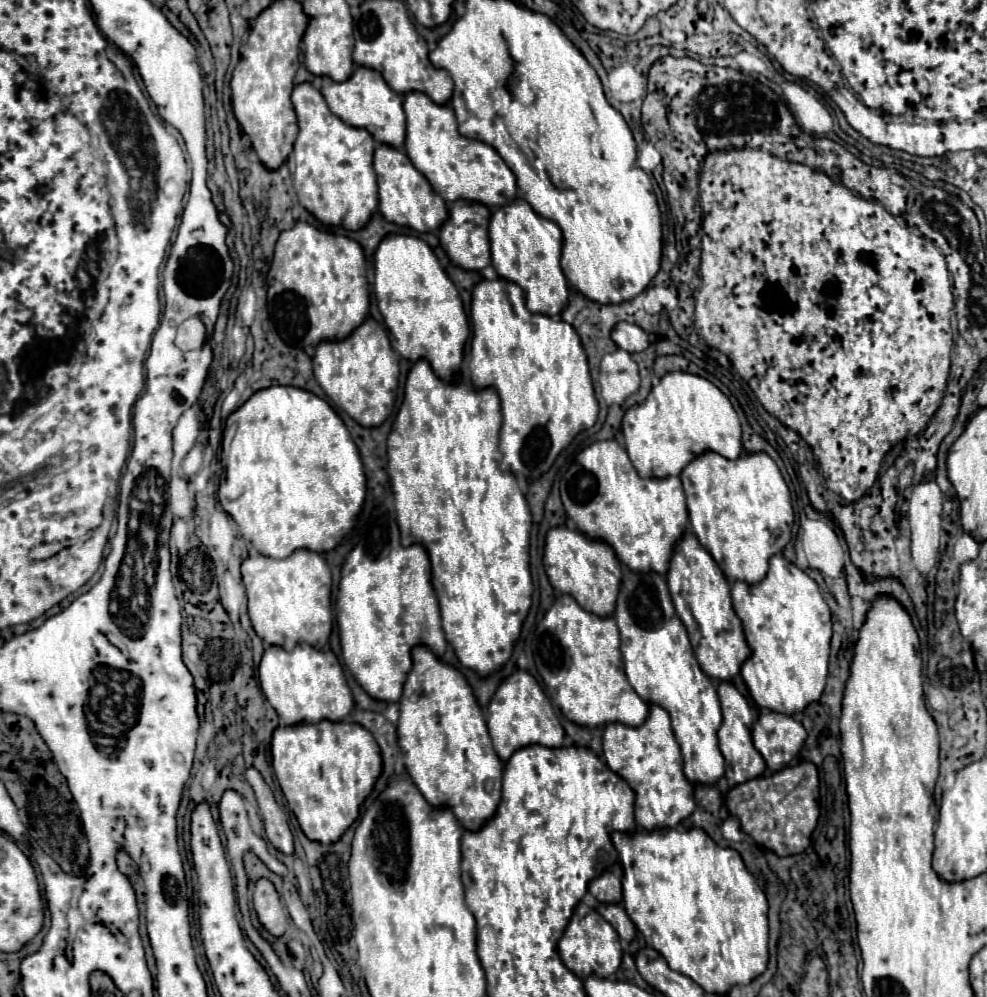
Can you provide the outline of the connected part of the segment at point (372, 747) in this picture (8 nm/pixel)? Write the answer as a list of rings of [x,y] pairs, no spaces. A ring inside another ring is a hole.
[[[350,720],[318,724],[280,724],[272,734],[272,768],[290,810],[300,822],[302,832],[316,842],[336,842],[358,818],[358,806],[372,792],[382,770],[380,748],[374,736]]]

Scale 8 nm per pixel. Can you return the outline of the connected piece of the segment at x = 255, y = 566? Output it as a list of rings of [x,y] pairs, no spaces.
[[[250,550],[248,558],[242,562],[242,580],[248,594],[250,622],[256,634],[266,644],[276,644],[276,646],[282,646],[284,650],[292,650],[298,642],[310,642],[310,646],[314,648],[326,646],[330,638],[330,630],[332,630],[332,598],[330,598],[332,576],[322,554],[312,550],[296,550],[288,558],[276,560],[256,550]]]

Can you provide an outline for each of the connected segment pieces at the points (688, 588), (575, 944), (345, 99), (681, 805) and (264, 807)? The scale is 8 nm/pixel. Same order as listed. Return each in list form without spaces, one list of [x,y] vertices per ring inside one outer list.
[[[684,532],[684,536],[676,542],[666,580],[676,612],[688,630],[704,674],[718,680],[734,678],[740,672],[742,662],[748,658],[750,648],[742,632],[742,622],[732,608],[730,582],[692,532]]]
[[[586,904],[576,906],[570,924],[564,930],[564,936],[560,938],[558,952],[562,962],[568,966],[568,970],[574,972],[580,980],[584,980],[586,974],[598,974],[600,978],[606,978],[618,970],[622,960],[618,932],[594,908]]]
[[[356,66],[348,80],[336,82],[328,76],[322,76],[322,96],[326,98],[330,110],[342,118],[342,122],[358,128],[366,128],[372,138],[382,144],[390,142],[390,146],[400,146],[404,142],[404,110],[402,110],[402,96],[394,92],[382,74],[376,70]]]
[[[652,704],[650,716],[638,728],[624,726],[620,722],[608,724],[604,728],[604,758],[610,770],[622,776],[636,792],[634,814],[638,828],[674,828],[680,820],[694,812],[694,786],[682,772],[682,754],[674,740],[670,716],[662,706]]]
[[[248,768],[246,770],[246,780],[254,788],[254,794],[256,794],[256,800],[258,800],[258,806],[260,806],[260,814],[262,814],[262,820],[264,820],[266,838],[270,840],[270,844],[278,852],[288,854],[288,856],[294,854],[294,838],[292,838],[292,832],[288,828],[286,814],[276,804],[272,792],[266,786],[266,782],[262,780],[260,772],[256,768]]]

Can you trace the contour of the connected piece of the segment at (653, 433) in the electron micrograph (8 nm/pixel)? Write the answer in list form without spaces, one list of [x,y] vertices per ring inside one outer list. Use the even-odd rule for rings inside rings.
[[[668,372],[660,378],[660,382],[650,390],[648,398],[642,404],[632,406],[622,420],[621,428],[615,436],[618,443],[625,449],[642,478],[664,478],[664,476],[678,476],[682,468],[692,462],[698,454],[712,450],[722,454],[724,458],[738,458],[742,454],[740,444],[740,420],[736,410],[732,408],[730,400],[706,378],[688,374],[688,372]]]

